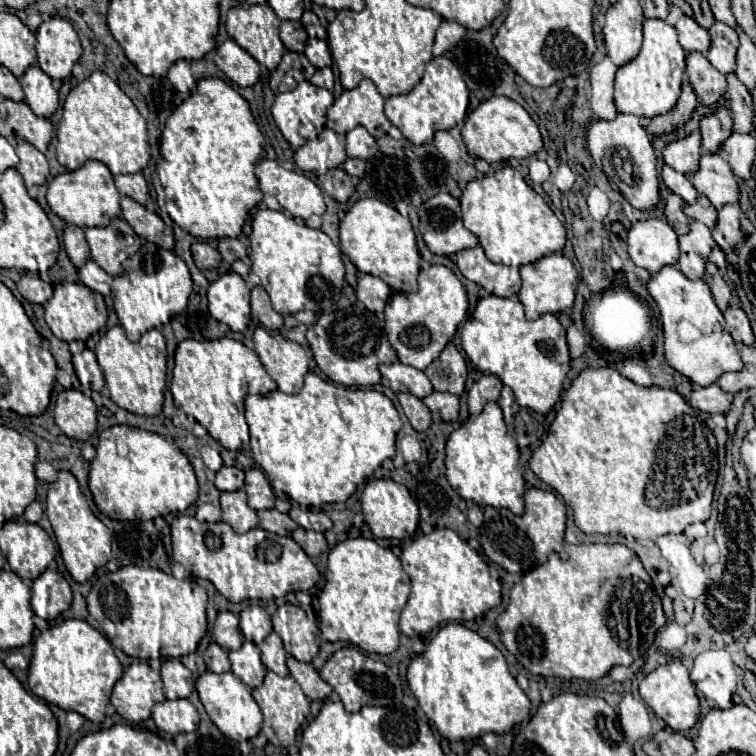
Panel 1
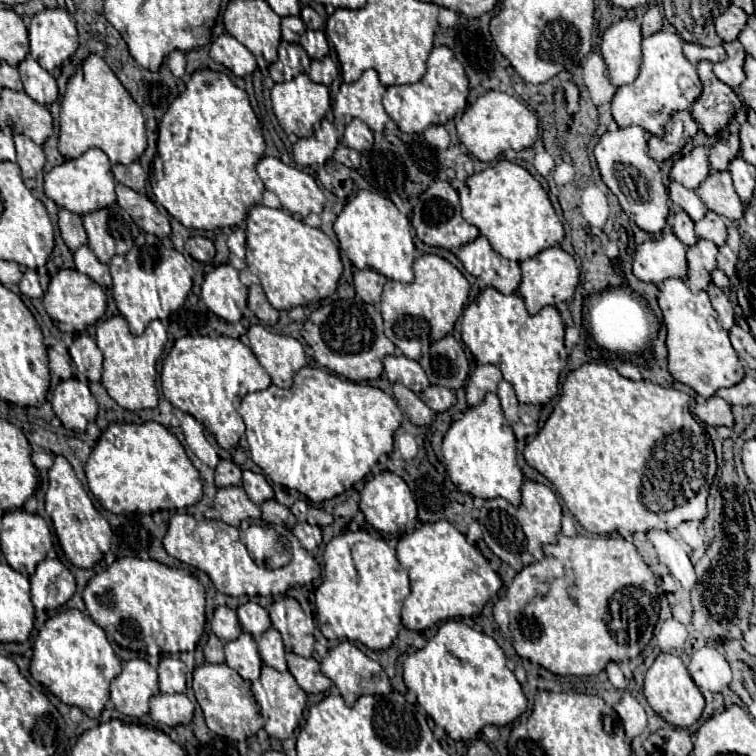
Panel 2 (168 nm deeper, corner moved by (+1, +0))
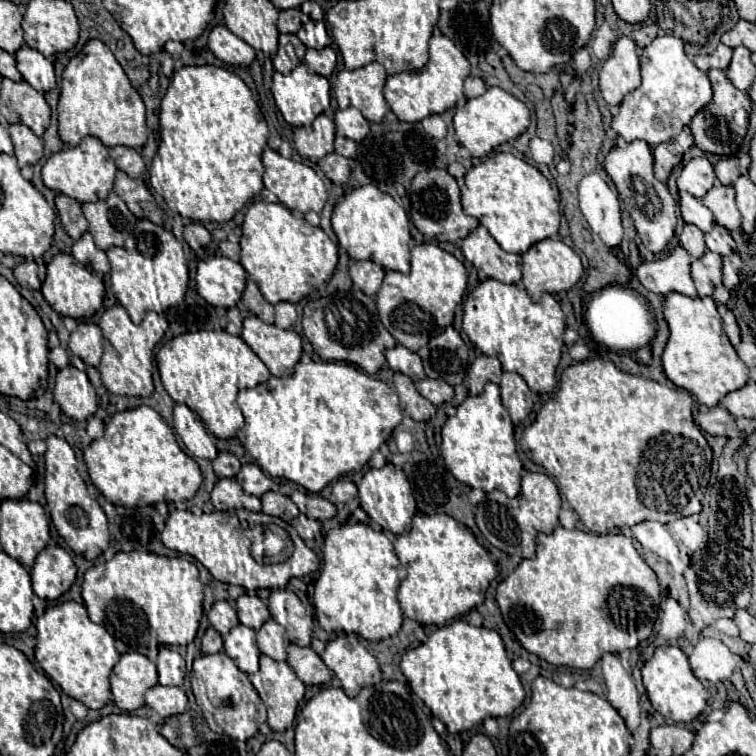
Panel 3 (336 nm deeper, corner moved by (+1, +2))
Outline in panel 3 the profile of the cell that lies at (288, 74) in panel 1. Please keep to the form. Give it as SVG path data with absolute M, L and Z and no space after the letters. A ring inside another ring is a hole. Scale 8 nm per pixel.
M282 36L282 40L280 40L280 46L278 46L278 52L276 52L276 56L274 56L274 68L278 70L278 72L282 72L282 74L290 74L290 70L300 62L298 60L298 56L290 56L288 54L288 50L286 50L286 44L294 44L296 40L292 38L292 36Z

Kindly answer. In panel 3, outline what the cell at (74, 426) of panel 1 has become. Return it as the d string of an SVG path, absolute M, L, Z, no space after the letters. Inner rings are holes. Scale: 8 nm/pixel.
M66 366L58 370L54 400L60 404L62 412L74 420L84 422L98 408L96 390L92 388L84 370Z

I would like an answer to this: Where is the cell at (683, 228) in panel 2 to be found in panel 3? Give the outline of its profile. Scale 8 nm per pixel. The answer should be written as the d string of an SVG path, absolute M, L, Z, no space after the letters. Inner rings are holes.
M686 224L682 234L680 234L680 244L684 246L684 250L694 256L694 258L700 258L706 254L706 244L704 244L704 234L692 226L692 224Z

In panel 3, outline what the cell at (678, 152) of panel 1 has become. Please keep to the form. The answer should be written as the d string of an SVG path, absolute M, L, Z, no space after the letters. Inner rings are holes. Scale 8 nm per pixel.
M692 158L678 178L678 190L702 198L714 186L714 168L706 158Z

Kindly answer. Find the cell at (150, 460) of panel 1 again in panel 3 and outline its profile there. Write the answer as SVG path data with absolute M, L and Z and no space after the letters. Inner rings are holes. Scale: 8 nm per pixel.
M150 406L116 412L102 438L84 450L92 484L116 506L150 506L156 502L190 500L202 484L198 464L178 446L172 428Z

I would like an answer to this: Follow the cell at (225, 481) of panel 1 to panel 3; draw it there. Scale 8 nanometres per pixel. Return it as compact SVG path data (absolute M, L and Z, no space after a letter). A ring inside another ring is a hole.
M218 452L218 456L212 460L212 466L218 478L234 478L240 470L240 460L232 452Z

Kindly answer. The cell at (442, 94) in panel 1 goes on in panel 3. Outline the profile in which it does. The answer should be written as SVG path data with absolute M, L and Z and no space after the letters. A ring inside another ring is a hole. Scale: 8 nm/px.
M432 36L430 38L430 60L420 70L408 70L400 74L392 74L384 86L384 98L390 110L402 122L420 122L430 114L442 114L458 104L464 98L462 84L470 74L468 58L454 46L448 36Z

